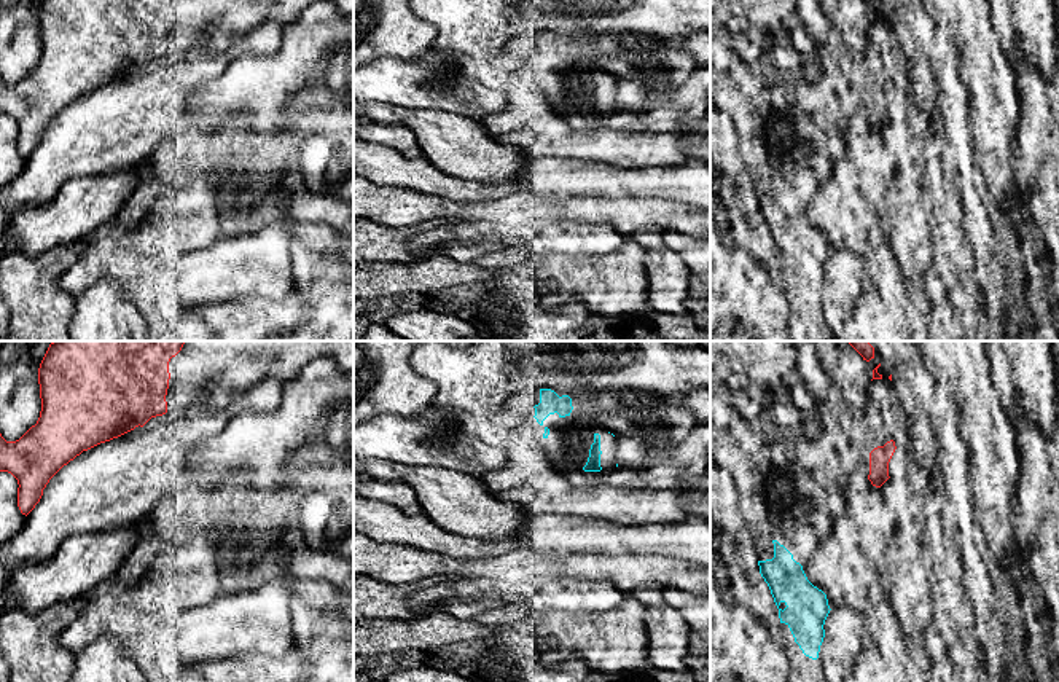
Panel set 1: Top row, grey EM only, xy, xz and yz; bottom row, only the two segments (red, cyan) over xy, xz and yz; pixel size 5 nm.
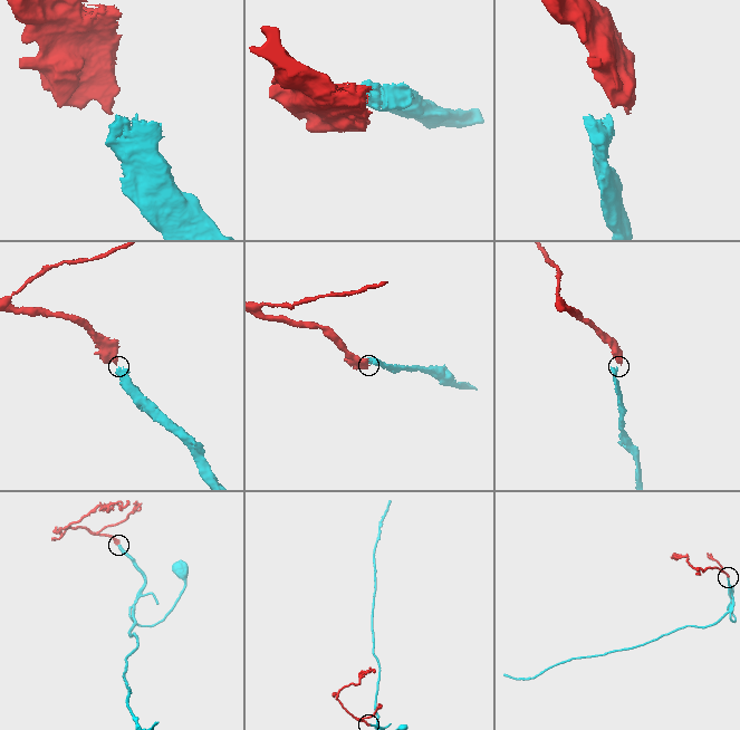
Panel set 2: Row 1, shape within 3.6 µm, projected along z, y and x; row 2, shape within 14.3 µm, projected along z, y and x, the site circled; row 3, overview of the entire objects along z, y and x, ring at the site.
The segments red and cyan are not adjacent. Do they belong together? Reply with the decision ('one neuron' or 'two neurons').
one neuron

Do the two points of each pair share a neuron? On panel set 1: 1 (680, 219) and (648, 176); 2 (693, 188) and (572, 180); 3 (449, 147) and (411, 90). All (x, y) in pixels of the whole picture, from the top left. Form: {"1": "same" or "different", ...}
{"1": "different", "2": "same", "3": "different"}

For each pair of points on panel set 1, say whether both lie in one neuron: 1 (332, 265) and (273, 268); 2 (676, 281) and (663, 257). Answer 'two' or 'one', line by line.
1: two
2: one

